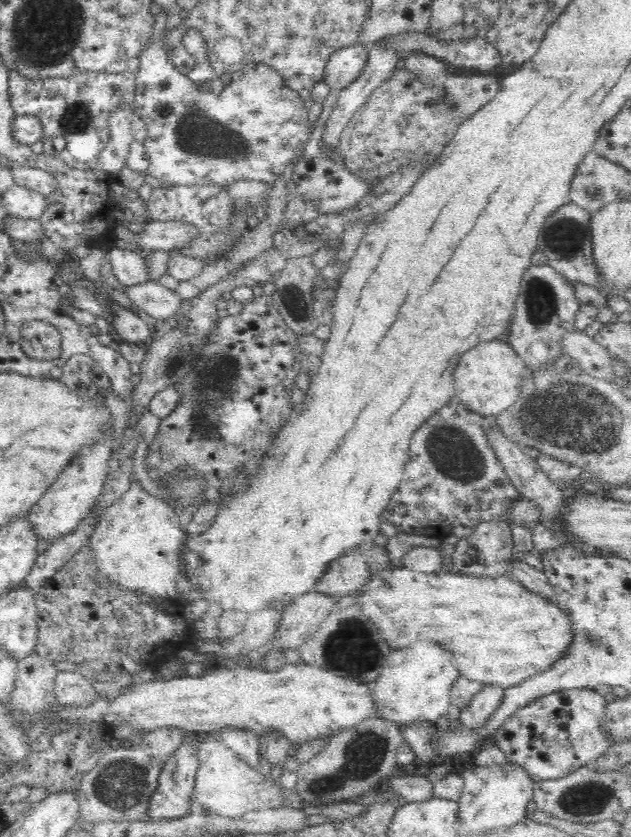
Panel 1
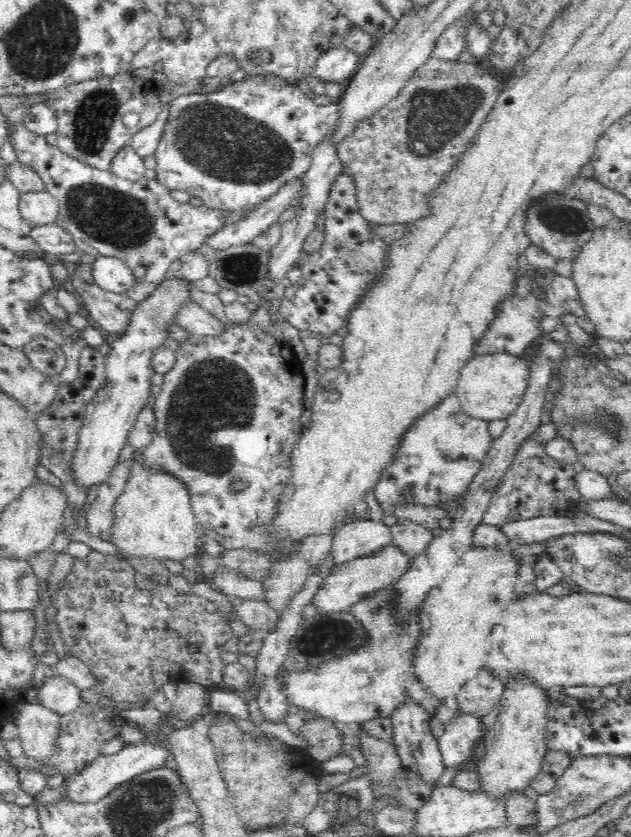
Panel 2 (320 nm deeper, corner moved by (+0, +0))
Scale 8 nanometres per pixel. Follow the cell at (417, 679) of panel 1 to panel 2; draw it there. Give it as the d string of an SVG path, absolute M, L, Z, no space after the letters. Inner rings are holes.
M474 546L467 553L462 563L454 568L442 582L442 586L434 588L422 604L420 612L420 632L414 648L413 676L423 692L435 698L456 697L462 685L483 669L482 660L486 660L486 648L490 648L490 628L494 620L498 620L498 612L502 612L502 604L515 594L515 580L520 561L516 560L511 548L498 546L496 549L484 549Z

